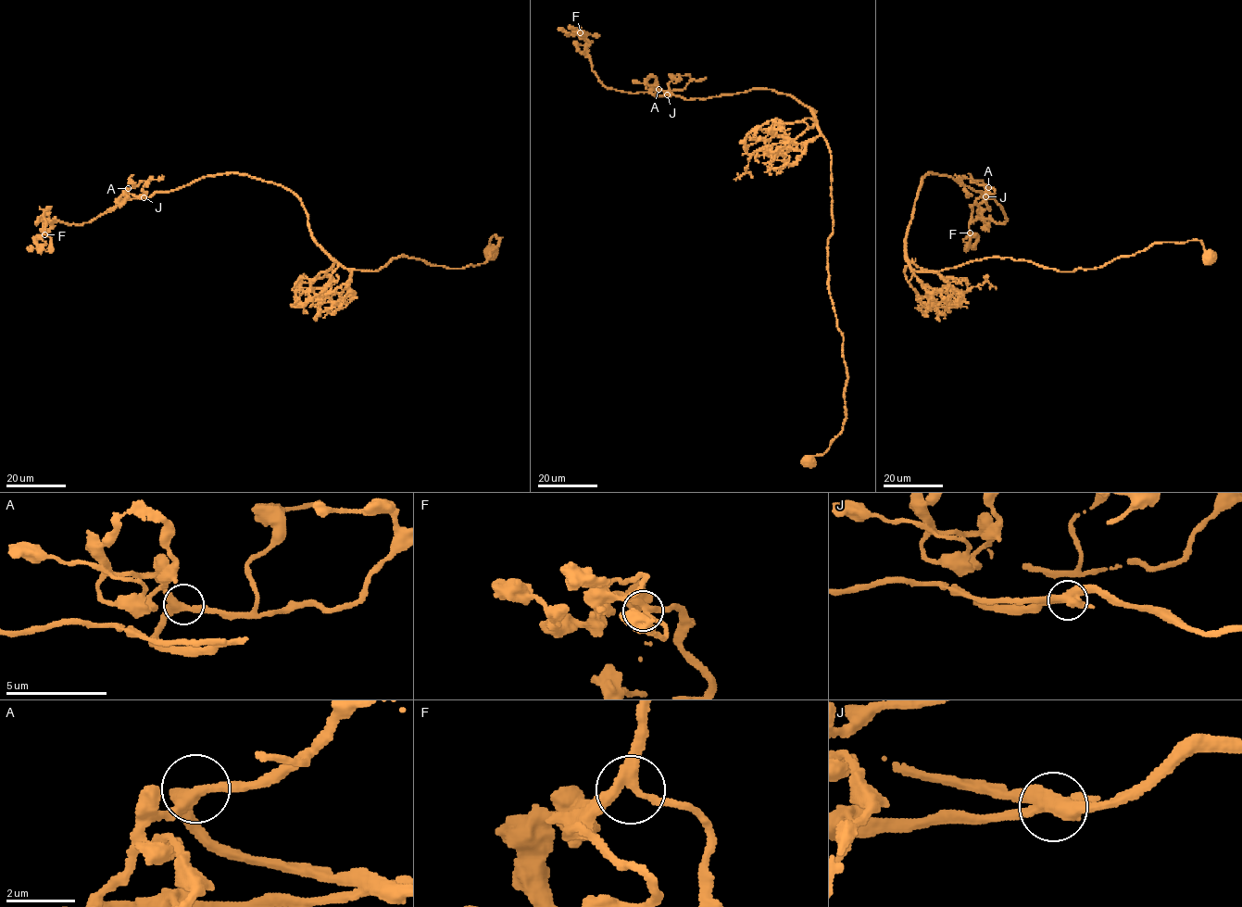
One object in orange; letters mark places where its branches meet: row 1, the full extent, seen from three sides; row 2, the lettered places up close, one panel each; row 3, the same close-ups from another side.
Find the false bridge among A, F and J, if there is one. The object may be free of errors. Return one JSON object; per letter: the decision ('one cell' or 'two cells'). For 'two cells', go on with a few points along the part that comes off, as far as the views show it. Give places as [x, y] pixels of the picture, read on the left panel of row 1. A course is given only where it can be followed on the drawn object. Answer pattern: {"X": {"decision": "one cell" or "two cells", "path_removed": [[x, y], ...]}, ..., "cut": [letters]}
{"A": {"decision": "one cell"}, "F": {"decision": "one cell"}, "J": {"decision": "two cells", "path_removed": [[144, 197], [121, 200], [81, 224], [52, 220], [44, 233], [38, 236], [37, 247], [27, 248]]}, "cut": ["J"]}

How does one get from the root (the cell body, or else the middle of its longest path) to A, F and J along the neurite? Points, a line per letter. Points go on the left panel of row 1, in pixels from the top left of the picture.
A: (491, 252), (501, 237), (463, 268), (403, 255), (348, 270), (273, 183), (228, 172), (148, 196), (128, 188)
F: (491, 252), (501, 237), (463, 268), (348, 270), (290, 191), (232, 172), (44, 234)
J: (491, 252), (501, 237), (463, 268), (403, 255), (348, 270), (273, 183), (228, 172), (144, 197)

